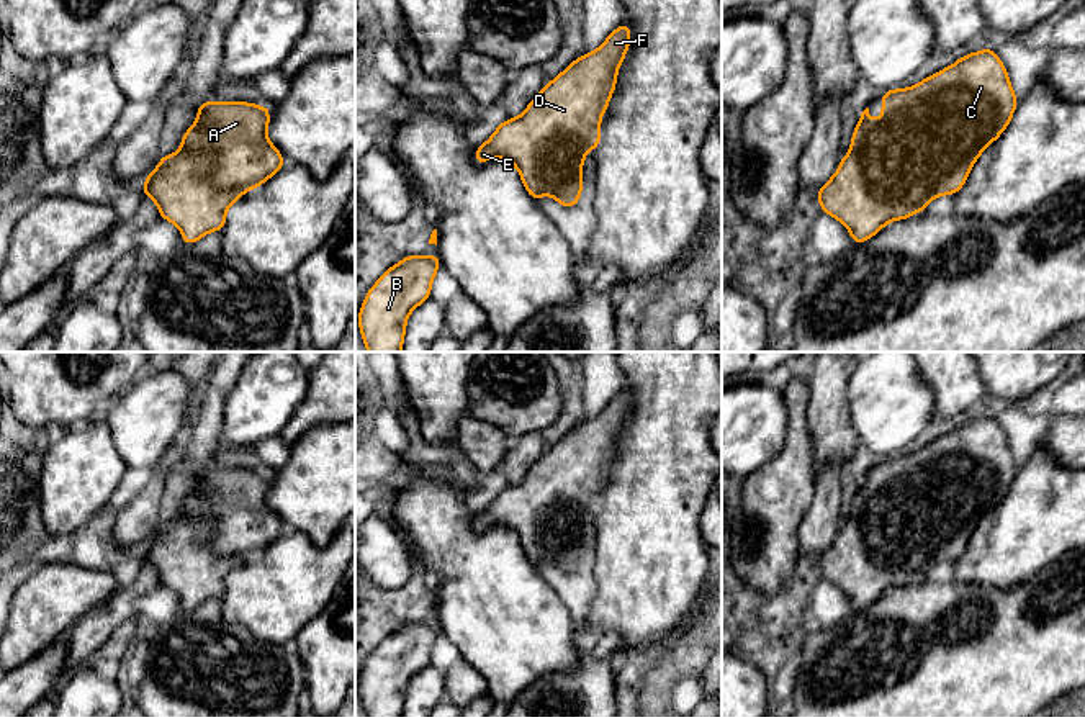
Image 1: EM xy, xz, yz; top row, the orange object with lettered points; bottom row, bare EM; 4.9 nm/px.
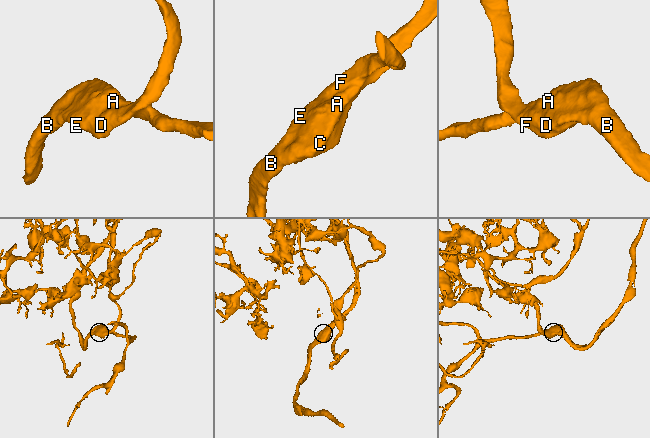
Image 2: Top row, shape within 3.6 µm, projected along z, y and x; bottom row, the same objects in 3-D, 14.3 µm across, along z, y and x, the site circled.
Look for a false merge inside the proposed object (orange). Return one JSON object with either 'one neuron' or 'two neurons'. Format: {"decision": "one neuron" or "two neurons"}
{"decision": "one neuron"}

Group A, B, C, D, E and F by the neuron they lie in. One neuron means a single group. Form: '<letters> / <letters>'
A B C D E F

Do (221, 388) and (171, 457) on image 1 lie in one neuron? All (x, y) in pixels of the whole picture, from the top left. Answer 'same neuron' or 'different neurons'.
same neuron

